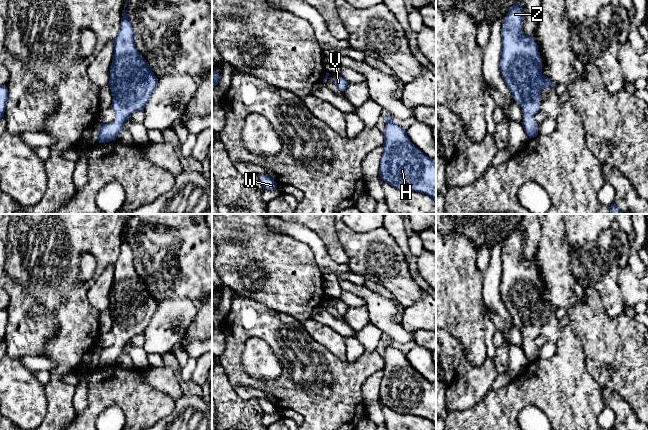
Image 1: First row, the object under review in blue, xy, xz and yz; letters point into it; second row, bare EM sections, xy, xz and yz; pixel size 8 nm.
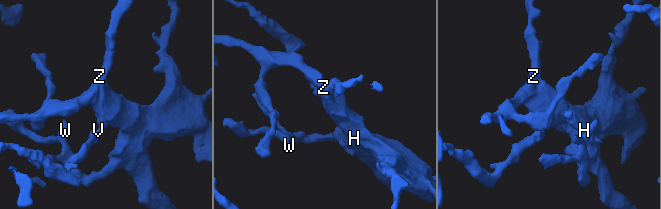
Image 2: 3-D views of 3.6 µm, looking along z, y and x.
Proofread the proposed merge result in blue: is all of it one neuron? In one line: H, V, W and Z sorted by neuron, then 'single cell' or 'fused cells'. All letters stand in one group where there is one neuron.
H V W Z; single cell

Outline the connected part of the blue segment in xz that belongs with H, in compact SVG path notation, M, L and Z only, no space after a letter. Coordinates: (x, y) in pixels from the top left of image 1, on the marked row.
M386 114L383 118L386 127L379 176L400 190L420 192L436 200L436 160L419 150L394 119Z

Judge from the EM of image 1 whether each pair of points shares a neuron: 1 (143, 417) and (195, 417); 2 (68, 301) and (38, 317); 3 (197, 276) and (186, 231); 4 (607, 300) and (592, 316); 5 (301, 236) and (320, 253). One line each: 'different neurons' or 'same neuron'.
1: different neurons
2: different neurons
3: same neuron
4: different neurons
5: same neuron

